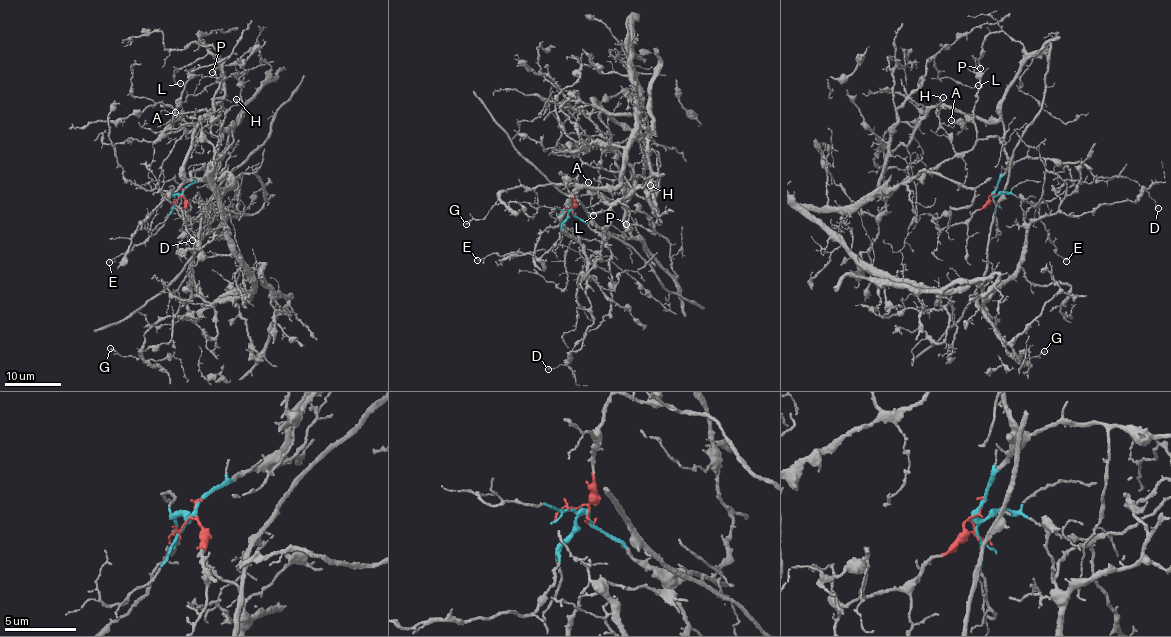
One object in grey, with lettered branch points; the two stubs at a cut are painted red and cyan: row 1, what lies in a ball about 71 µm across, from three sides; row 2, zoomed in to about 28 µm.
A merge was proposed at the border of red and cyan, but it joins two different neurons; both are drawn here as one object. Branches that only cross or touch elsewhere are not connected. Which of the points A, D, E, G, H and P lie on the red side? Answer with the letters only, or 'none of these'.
G, H

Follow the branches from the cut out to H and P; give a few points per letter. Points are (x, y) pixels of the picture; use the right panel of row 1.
H: (994, 193), (949, 225), (971, 188), (921, 171), (889, 192), (956, 155), (942, 97)
P: (993, 194), (1007, 158), (1001, 98), (1019, 67), (1022, 44), (1003, 32), (989, 32), (982, 45), (980, 68)

